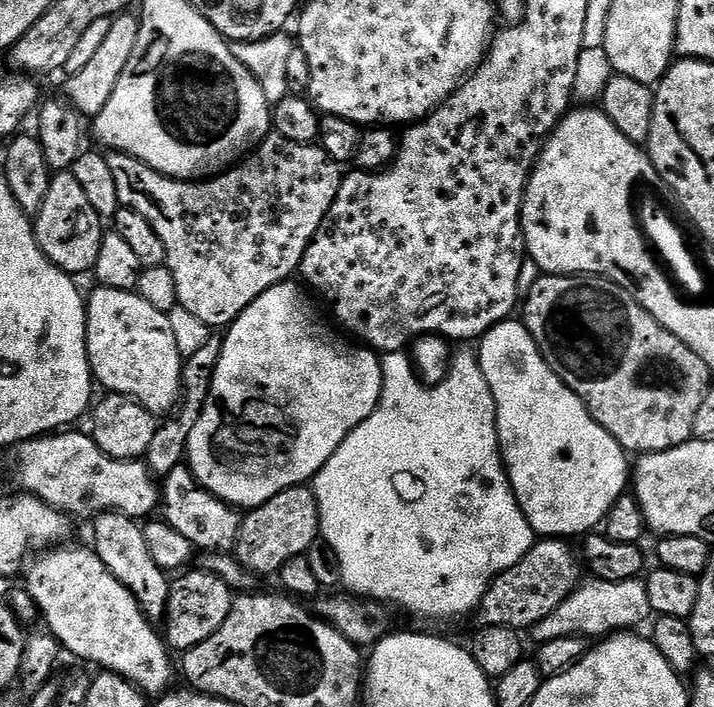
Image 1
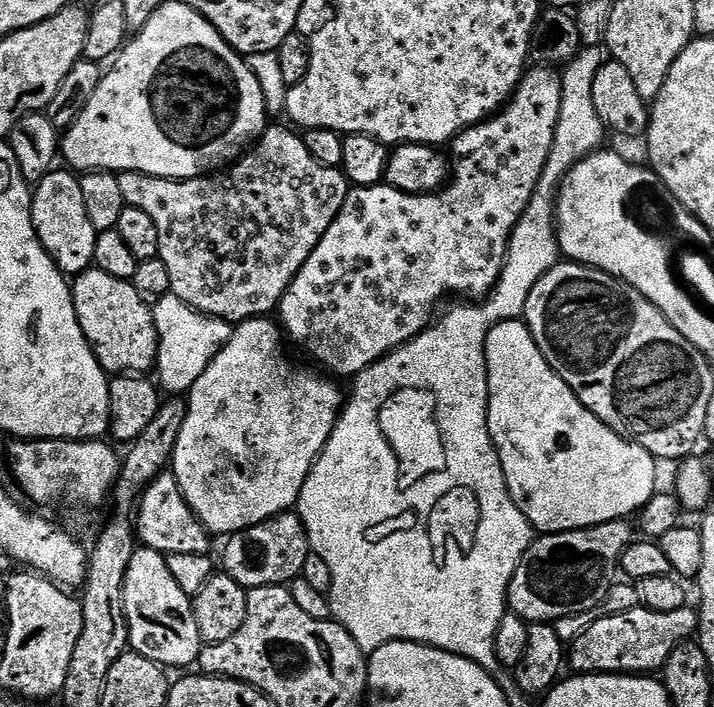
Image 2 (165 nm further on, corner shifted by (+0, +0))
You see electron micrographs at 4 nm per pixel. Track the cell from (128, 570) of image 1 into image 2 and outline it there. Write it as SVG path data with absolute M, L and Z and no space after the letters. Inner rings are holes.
M137 547L126 570L124 601L131 651L150 658L168 670L188 668L191 664L193 667L199 661L202 641L192 609L193 597L188 596L178 582L174 582L163 552Z

